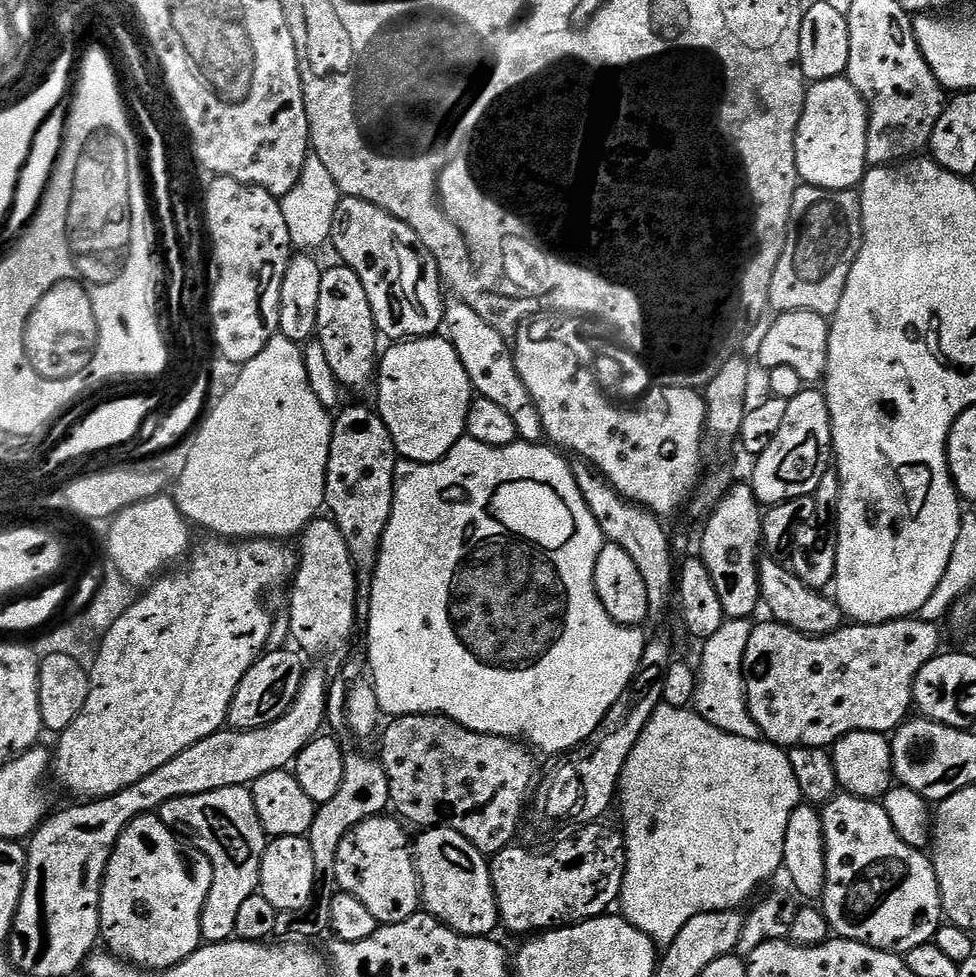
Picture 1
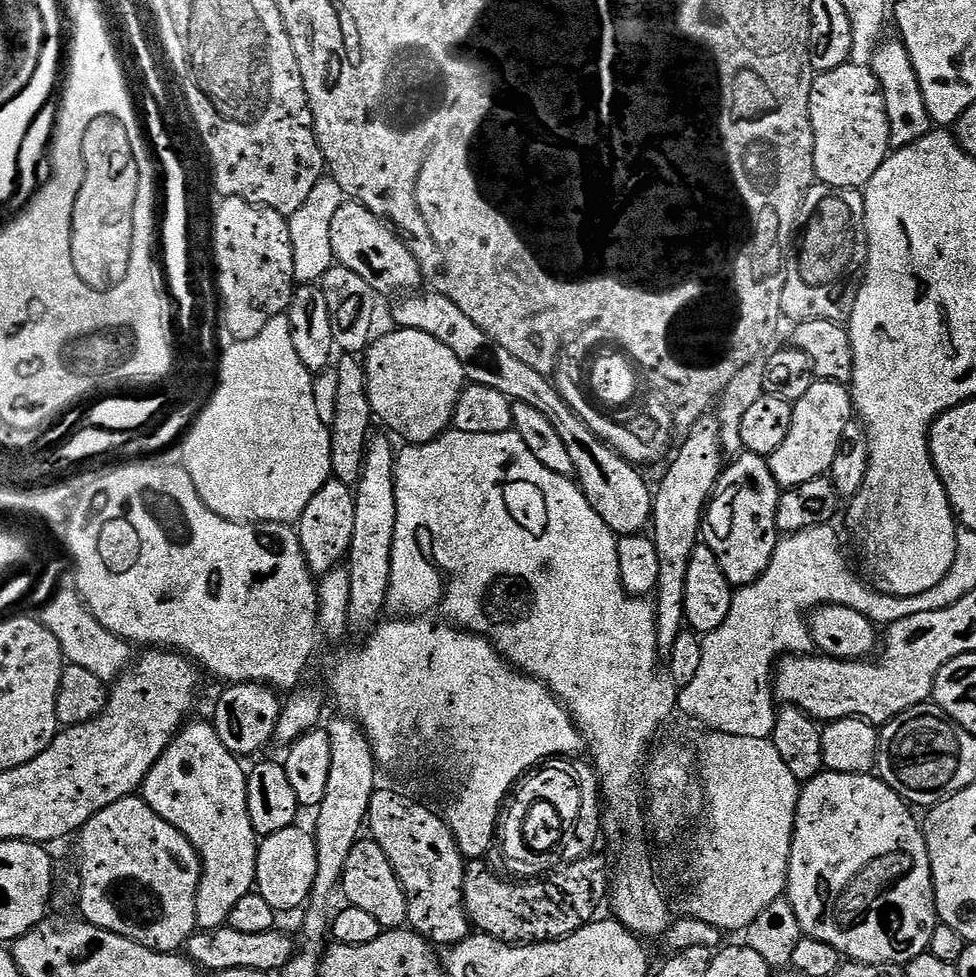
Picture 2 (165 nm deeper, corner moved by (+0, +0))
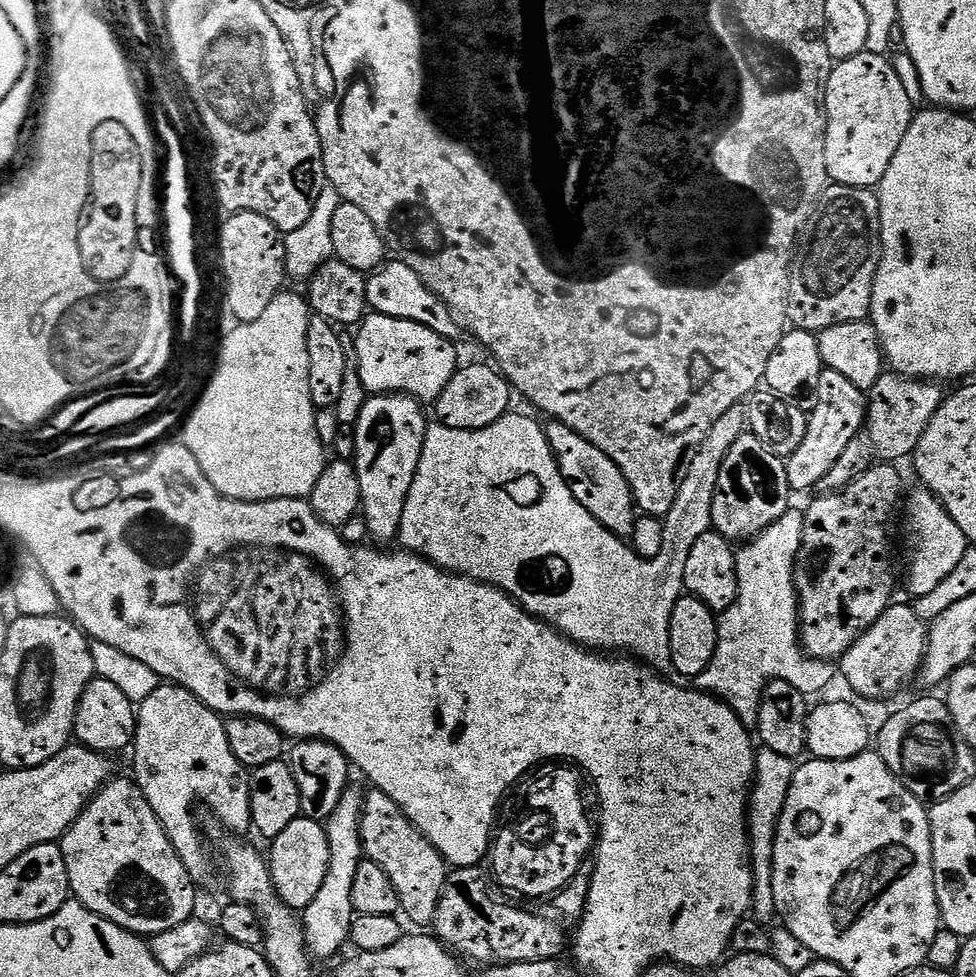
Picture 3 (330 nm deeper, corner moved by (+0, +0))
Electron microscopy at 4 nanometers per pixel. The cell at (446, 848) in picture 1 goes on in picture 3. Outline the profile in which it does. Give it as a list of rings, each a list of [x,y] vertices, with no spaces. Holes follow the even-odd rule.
[[[375,790],[364,792],[360,837],[365,857],[386,870],[386,878],[390,878],[400,899],[400,912],[408,915],[412,924],[431,925],[438,910],[438,898],[442,898],[442,886],[450,871],[438,849],[408,821],[406,814],[402,814],[389,796]]]

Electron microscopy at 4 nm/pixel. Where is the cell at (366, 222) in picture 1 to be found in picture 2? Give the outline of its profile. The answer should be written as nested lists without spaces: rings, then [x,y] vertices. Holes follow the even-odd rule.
[[[355,202],[341,206],[330,225],[330,243],[339,267],[354,270],[358,278],[366,278],[373,293],[408,294],[421,287],[420,267],[412,251],[389,225],[366,210],[366,206]]]

